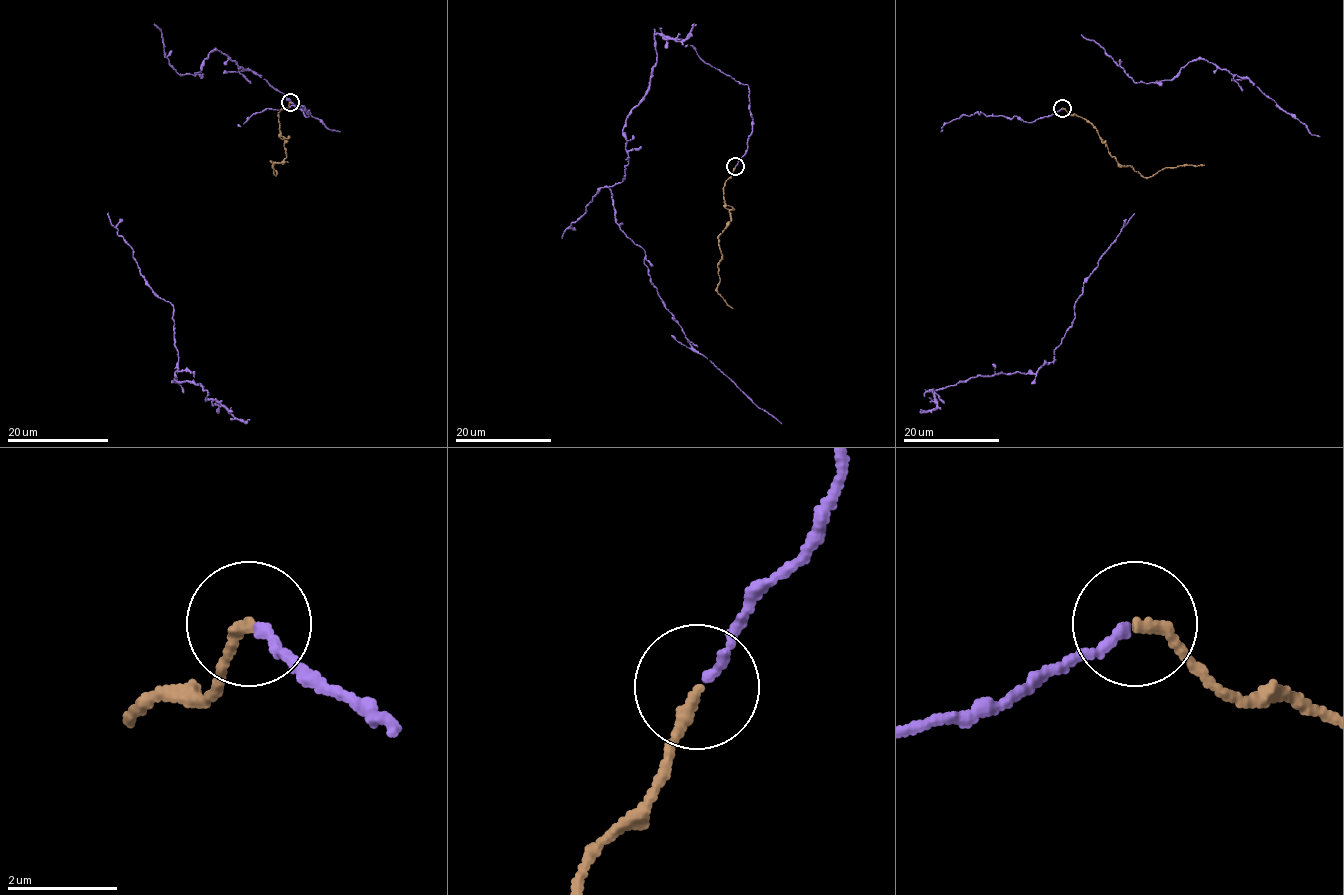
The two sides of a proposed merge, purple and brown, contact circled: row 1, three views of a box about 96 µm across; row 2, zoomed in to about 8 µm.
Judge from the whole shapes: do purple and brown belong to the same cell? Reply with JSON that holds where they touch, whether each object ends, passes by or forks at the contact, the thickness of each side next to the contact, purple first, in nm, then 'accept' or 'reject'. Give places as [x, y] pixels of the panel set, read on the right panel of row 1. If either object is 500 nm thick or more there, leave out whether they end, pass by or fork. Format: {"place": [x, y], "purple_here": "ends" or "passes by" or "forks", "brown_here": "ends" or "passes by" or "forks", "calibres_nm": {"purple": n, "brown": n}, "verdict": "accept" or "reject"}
{"place": [1062, 108], "purple_here": "ends", "brown_here": "ends", "calibres_nm": {"purple": 170, "brown": 200}, "verdict": "accept"}

